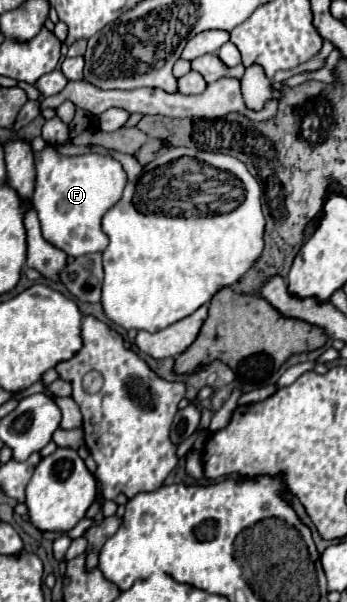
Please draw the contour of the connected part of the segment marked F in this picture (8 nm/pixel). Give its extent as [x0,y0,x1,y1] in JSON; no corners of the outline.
[33,145,127,257]

